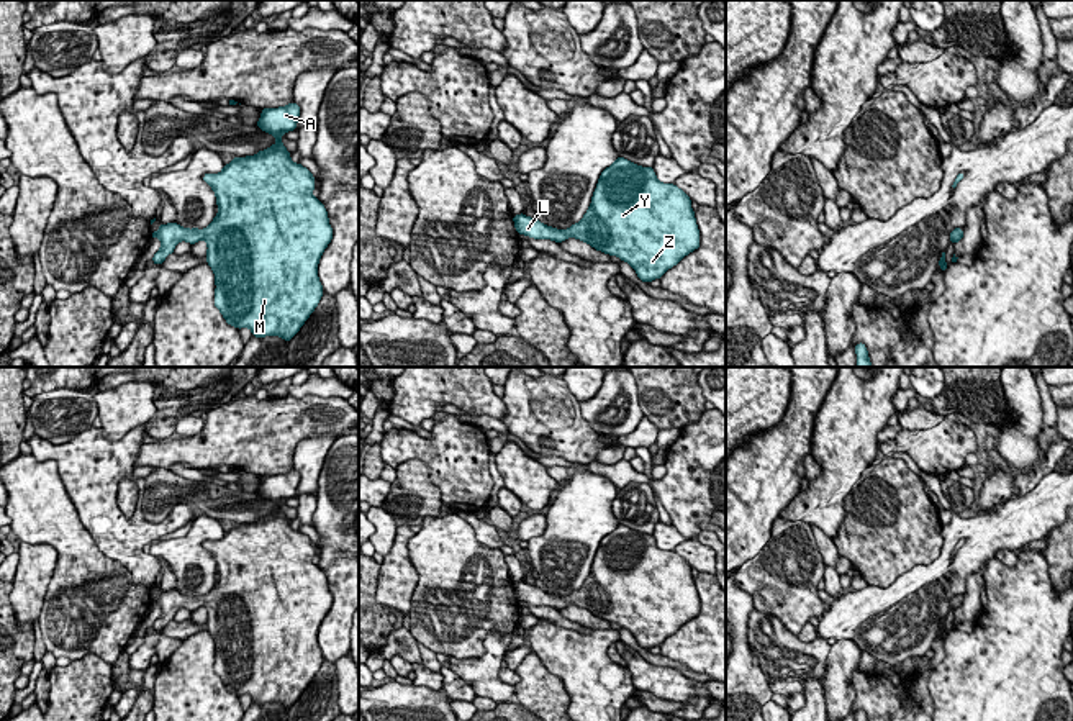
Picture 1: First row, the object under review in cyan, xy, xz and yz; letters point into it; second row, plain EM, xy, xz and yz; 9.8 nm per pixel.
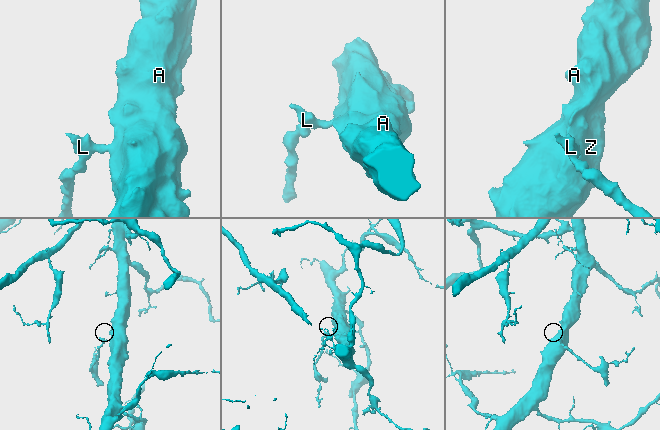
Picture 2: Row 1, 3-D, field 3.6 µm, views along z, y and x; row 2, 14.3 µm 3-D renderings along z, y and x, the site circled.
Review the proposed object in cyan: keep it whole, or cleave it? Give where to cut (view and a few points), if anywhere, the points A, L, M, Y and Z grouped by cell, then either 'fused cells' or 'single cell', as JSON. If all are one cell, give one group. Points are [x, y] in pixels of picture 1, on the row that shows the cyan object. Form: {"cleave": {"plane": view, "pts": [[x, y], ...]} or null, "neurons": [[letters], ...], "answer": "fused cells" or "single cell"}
{"cleave": null, "neurons": [["A", "L", "M", "Y", "Z"]], "answer": "single cell"}

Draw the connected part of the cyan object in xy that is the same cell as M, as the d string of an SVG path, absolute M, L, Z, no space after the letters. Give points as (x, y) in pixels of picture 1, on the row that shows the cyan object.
M292 102L278 108L262 108L257 126L277 143L256 156L234 157L220 174L203 180L216 195L218 215L205 229L188 229L177 223L164 224L151 238L161 239L152 262L162 265L180 241L206 241L206 262L215 272L215 306L228 324L249 328L252 336L280 336L287 342L300 331L323 297L318 262L333 239L324 205L311 195L313 174L290 159L282 136L297 129L300 107Z

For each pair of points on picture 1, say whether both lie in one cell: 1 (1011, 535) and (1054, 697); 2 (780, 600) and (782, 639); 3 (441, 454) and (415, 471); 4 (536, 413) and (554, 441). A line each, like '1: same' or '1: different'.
1: different
2: different
3: different
4: same

